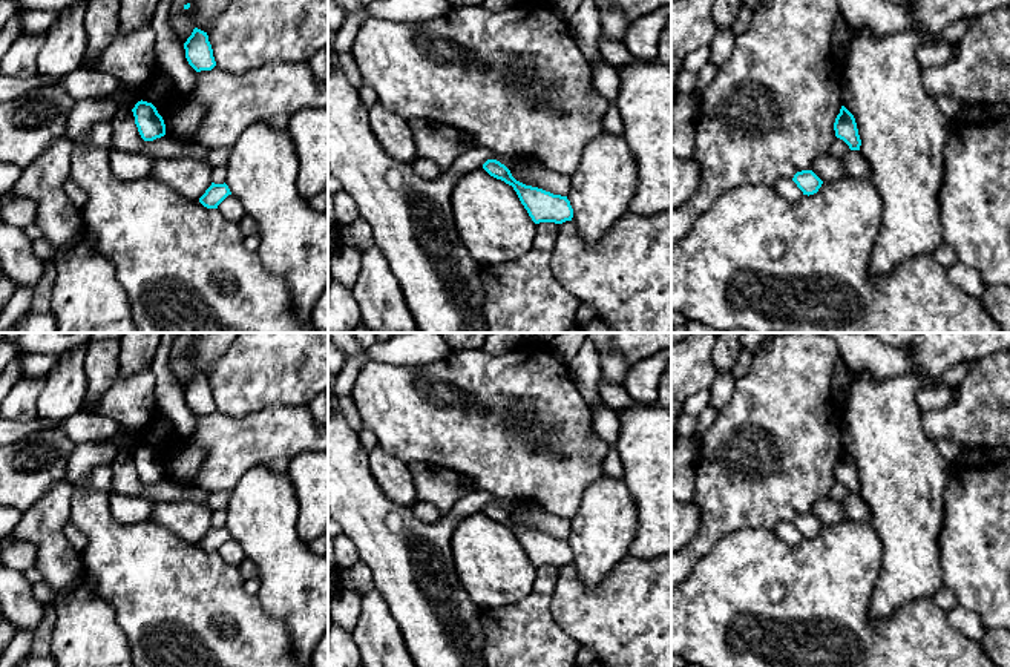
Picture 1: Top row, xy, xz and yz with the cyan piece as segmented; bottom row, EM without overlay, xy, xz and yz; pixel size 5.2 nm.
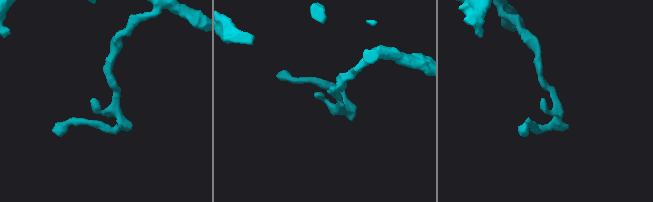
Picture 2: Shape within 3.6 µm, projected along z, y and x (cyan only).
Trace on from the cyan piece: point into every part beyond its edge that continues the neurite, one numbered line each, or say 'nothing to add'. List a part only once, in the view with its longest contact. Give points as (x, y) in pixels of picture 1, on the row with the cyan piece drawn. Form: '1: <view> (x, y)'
nothing to add

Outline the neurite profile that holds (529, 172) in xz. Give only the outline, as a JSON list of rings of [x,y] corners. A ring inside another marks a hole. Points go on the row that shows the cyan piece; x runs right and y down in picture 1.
[[[523,159],[510,170],[510,173],[516,181],[553,195],[567,196],[570,192],[570,176],[549,170],[535,159]]]

